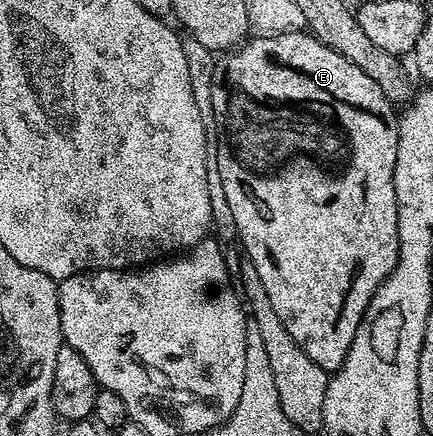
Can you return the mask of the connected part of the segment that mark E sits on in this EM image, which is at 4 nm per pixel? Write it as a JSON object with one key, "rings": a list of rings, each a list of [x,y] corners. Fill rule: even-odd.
{"rings":[[[307,31],[256,35],[221,57],[224,58],[221,61],[219,58],[212,67],[212,102],[214,123],[218,131],[214,150],[215,176],[216,173],[220,176],[220,189],[224,192],[228,213],[244,244],[243,256],[248,257],[258,270],[258,279],[262,279],[262,287],[270,299],[270,307],[274,307],[274,315],[282,319],[282,327],[286,327],[290,339],[294,339],[294,343],[298,343],[298,347],[306,351],[306,355],[310,355],[318,367],[331,375],[342,367],[366,307],[376,294],[376,288],[386,280],[390,271],[394,271],[398,263],[398,195],[394,193],[394,167],[398,159],[400,138],[397,110],[386,99],[386,95],[382,95],[382,87],[378,87],[378,83],[374,83],[366,71],[354,67],[350,59],[338,55],[338,51],[322,44]]]}

